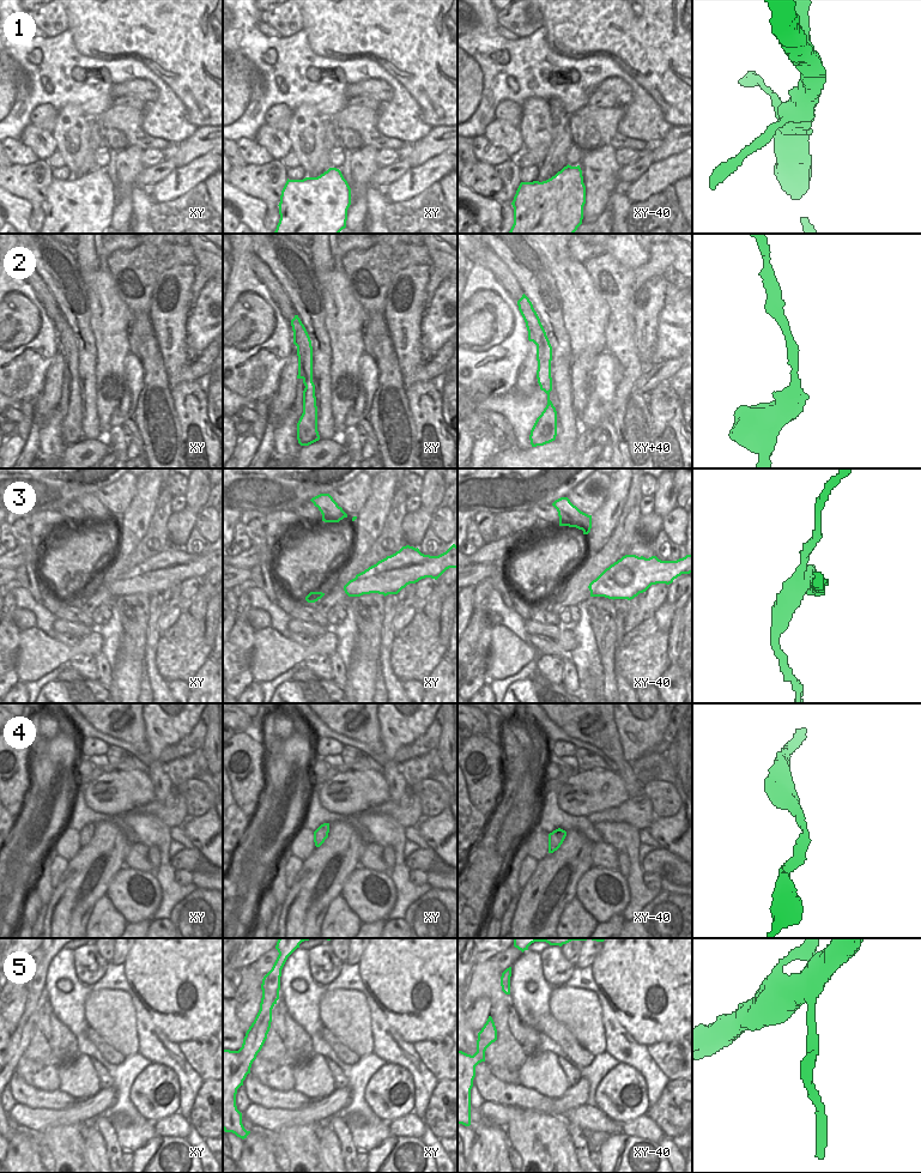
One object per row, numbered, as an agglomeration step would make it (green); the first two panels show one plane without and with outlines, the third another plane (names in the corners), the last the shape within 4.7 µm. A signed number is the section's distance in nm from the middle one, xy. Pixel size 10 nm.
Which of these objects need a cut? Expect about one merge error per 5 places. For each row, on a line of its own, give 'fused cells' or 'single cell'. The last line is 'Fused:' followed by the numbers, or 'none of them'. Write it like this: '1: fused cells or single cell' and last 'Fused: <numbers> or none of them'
1: single cell
2: single cell
3: fused cells
4: single cell
5: fused cells
Fused: 3, 5

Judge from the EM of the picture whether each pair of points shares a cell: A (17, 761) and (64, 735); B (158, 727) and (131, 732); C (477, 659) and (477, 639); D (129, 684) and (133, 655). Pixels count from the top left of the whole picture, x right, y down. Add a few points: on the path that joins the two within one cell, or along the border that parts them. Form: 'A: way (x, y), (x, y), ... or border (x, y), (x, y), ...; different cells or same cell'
A: border (29, 753), (30, 782); different cells
B: border (143, 715), (149, 744), (149, 753), (146, 755); different cells
C: way (477, 654), (477, 644); same cell
D: way (129, 677), (129, 663); same cell

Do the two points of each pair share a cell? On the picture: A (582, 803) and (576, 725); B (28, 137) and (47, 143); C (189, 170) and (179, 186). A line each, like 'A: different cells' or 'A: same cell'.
A: different cells
B: same cell
C: same cell

